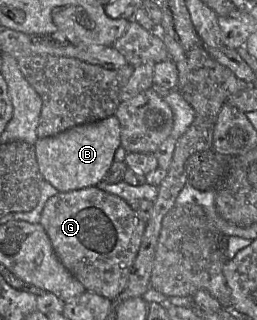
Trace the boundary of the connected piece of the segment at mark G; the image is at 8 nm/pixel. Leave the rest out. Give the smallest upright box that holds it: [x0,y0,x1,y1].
[39,186,146,300]

